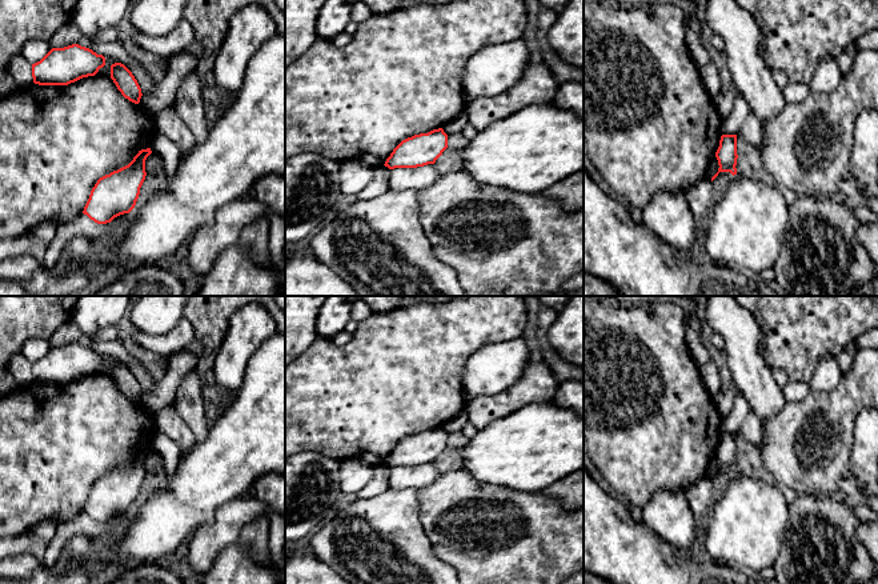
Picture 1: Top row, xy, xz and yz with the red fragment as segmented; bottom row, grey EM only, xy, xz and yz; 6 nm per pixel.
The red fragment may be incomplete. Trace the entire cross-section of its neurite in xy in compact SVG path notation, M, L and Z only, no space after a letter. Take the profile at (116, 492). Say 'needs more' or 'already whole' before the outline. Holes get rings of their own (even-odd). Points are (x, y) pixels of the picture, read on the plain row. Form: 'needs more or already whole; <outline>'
already whole; M151 447L141 448L128 464L100 476L83 512L97 523L107 523L120 513L129 512L145 479L145 459L151 452Z

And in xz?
already whole; M442 427L428 432L414 433L402 439L385 460L385 465L417 467L434 463L436 459L448 447L448 433Z

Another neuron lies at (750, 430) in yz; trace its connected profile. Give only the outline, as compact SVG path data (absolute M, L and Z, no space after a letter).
M753 412L747 415L739 431L746 441L759 451L762 444L761 420Z

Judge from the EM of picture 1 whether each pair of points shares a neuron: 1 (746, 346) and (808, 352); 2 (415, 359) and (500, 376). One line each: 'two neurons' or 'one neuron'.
1: two neurons
2: two neurons

